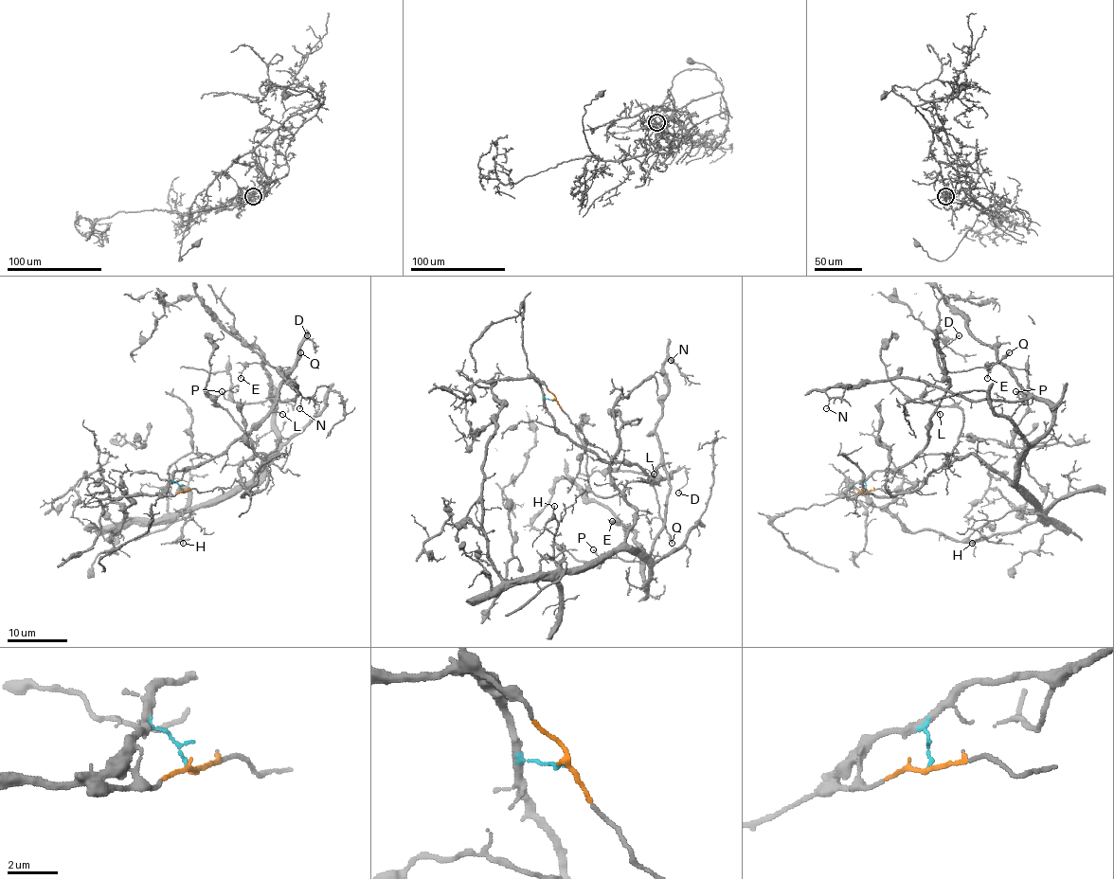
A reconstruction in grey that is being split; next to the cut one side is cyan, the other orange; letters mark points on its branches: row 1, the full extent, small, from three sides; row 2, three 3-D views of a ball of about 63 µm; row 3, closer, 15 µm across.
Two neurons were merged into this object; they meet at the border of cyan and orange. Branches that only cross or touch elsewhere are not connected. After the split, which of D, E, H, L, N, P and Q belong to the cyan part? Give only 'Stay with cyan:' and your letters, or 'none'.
Stay with cyan: D, L, Q

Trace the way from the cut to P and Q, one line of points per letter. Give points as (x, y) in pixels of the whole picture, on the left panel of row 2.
P: (181, 492), (227, 488), (262, 454), (260, 479), (277, 445), (269, 398), (235, 403), (222, 391)
Q: (181, 490), (173, 480), (176, 470), (196, 469), (219, 457), (263, 416), (278, 394), (283, 373), (301, 351)

